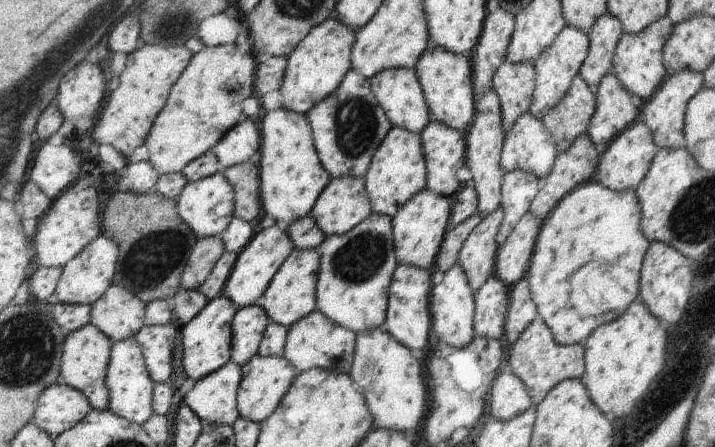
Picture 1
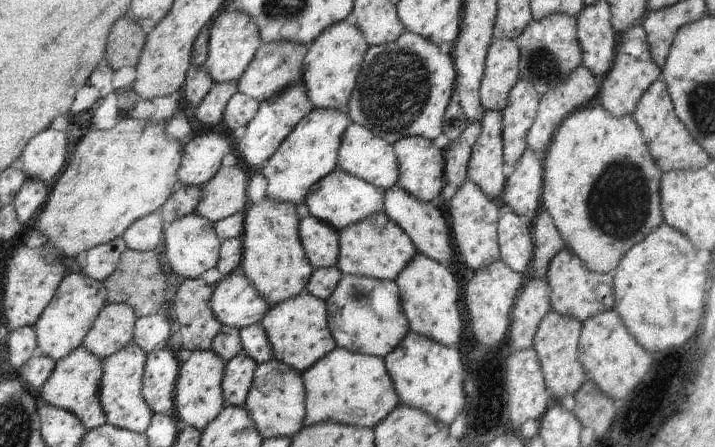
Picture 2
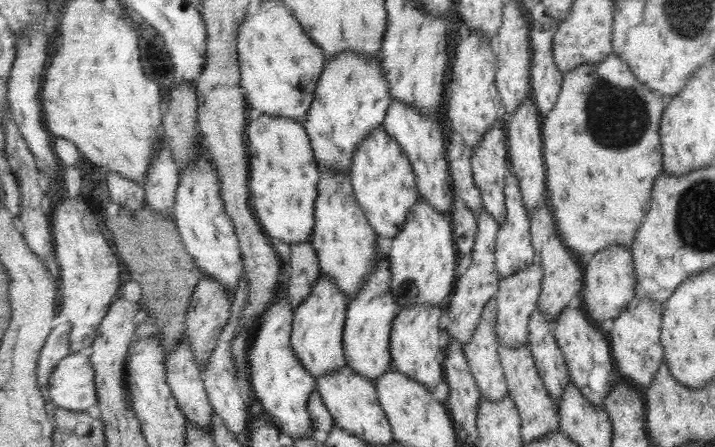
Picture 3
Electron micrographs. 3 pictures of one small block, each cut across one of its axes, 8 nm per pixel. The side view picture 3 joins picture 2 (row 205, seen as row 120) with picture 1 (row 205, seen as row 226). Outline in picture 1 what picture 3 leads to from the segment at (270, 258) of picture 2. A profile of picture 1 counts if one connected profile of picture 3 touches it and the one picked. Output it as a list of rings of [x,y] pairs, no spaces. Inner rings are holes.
[[[285,107],[266,112],[262,120],[263,152],[260,179],[265,213],[285,229],[297,219],[311,214],[315,203],[331,182],[330,172],[319,158],[310,120],[306,115]]]

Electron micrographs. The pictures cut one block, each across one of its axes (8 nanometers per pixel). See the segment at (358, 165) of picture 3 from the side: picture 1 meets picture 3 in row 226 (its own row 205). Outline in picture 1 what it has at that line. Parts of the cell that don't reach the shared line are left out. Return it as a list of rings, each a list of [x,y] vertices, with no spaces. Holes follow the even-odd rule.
[[[393,126],[375,153],[365,179],[374,212],[394,218],[411,197],[428,186],[422,136],[406,128]]]

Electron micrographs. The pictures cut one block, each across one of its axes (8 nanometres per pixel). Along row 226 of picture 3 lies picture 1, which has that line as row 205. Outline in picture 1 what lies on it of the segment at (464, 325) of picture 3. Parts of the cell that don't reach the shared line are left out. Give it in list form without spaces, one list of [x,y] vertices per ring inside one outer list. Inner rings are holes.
[[[491,90],[476,101],[477,114],[473,126],[467,131],[466,166],[473,174],[476,191],[478,192],[478,212],[482,218],[493,214],[502,204],[502,186],[506,169],[502,167],[502,152],[507,132],[503,128],[504,118],[499,95]]]

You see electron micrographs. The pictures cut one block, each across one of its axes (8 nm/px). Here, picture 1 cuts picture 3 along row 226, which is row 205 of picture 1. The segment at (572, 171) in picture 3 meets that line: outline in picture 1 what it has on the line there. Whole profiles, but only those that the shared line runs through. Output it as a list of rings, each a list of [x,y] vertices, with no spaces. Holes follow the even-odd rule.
[[[593,180],[565,196],[549,220],[544,221],[526,277],[533,300],[539,304],[538,313],[560,345],[585,343],[596,328],[617,321],[639,298],[642,270],[651,244],[642,229],[642,218],[642,206],[635,190],[617,192]]]

